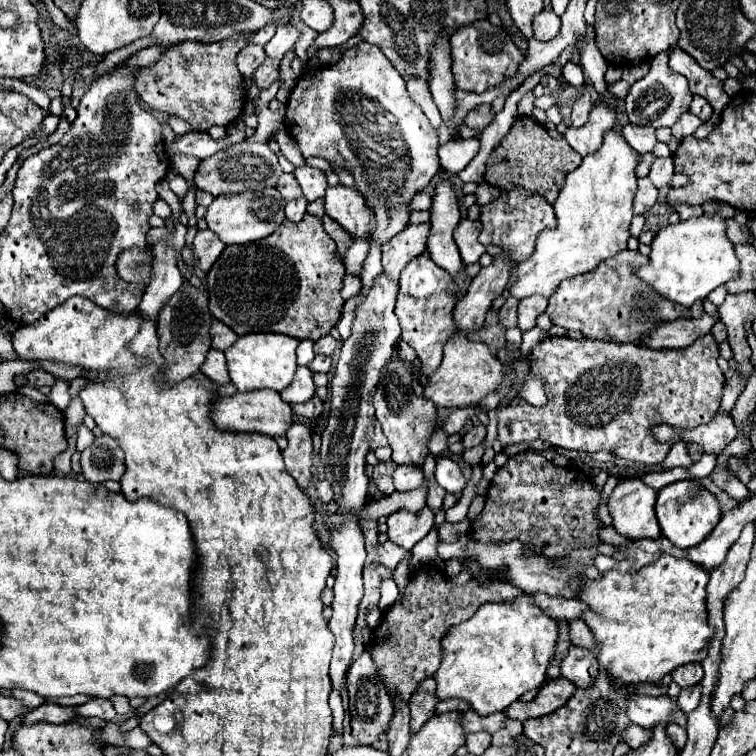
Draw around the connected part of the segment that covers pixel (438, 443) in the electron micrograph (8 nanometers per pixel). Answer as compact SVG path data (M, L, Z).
M439 428L437 432L433 432L427 448L429 448L429 452L431 452L433 456L439 456L443 450L447 450L447 434L445 434L441 428Z

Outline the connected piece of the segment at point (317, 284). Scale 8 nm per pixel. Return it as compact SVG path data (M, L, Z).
M305 214L301 224L293 224L291 220L283 220L279 228L253 244L243 246L227 246L217 262L207 272L207 292L209 292L209 310L223 324L231 326L239 336L249 332L279 332L287 336L295 336L299 340L319 340L329 334L329 330L337 324L343 312L345 300L341 298L345 266L337 254L337 246L333 238L323 230L321 218Z

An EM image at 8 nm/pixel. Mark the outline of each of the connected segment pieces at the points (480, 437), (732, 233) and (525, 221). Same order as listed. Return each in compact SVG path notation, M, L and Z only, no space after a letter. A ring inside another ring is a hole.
M483 424L473 426L473 428L463 436L463 444L465 444L465 448L479 446L479 444L483 444L483 440L485 440L485 426L483 426Z
M729 218L729 220L727 220L727 236L729 236L729 240L731 240L733 244L737 244L737 242L747 242L747 238L749 238L749 228L737 224L733 218Z
M511 188L501 192L501 196L491 204L481 206L479 222L483 224L483 230L479 234L481 244L501 246L511 252L511 258L515 262L521 262L533 254L537 234L543 228L555 224L555 214L553 206L539 194L525 192L525 188Z

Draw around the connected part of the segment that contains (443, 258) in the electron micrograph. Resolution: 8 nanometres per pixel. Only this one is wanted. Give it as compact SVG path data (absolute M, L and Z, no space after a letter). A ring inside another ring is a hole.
M447 180L439 182L431 204L431 236L427 240L427 250L431 260L451 276L457 276L463 268L463 260L453 240L453 230L459 218L459 202L451 184Z

